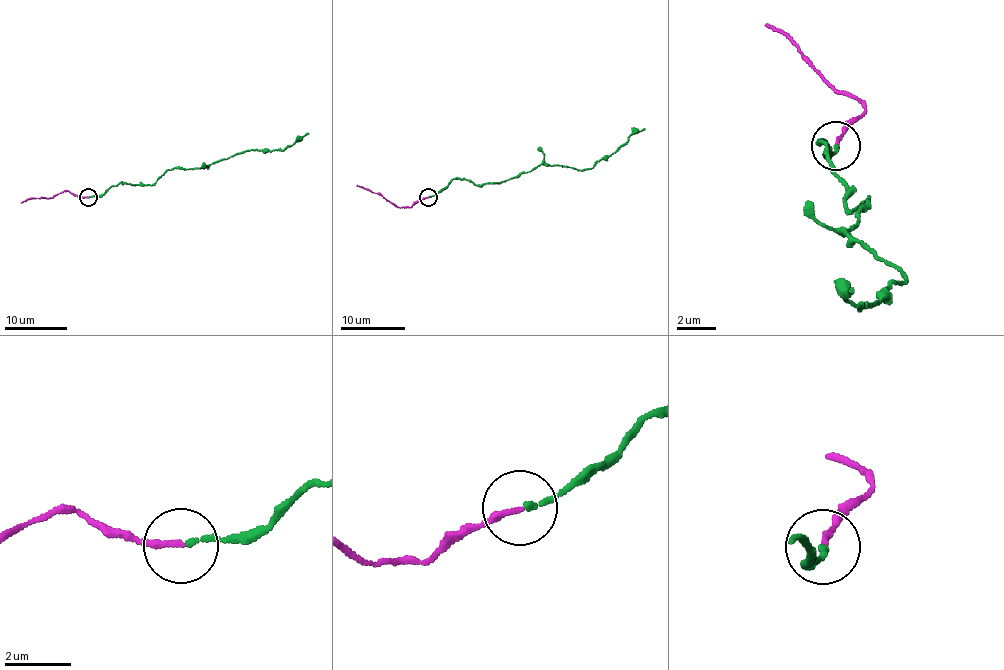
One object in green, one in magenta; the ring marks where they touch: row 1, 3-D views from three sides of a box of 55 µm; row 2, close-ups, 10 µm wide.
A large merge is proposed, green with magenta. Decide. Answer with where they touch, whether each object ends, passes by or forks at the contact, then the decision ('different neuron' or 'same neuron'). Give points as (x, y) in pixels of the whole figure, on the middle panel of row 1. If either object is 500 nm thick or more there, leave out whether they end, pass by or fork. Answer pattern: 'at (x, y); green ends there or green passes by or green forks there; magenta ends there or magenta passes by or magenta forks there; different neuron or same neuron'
at (428, 197); green ends there; magenta ends there; same neuron

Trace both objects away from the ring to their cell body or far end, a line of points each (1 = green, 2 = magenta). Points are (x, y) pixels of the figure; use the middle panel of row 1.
1: (429, 196), (443, 190), (451, 180), (494, 183), (541, 165), (591, 169), (630, 135), (645, 128)
2: (428, 196), (410, 206), (397, 208), (381, 195), (357, 185)

